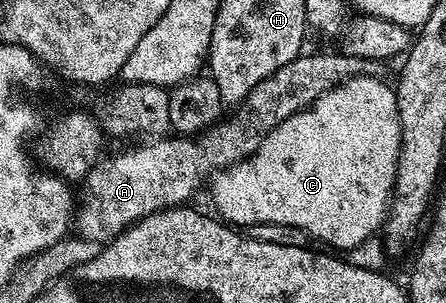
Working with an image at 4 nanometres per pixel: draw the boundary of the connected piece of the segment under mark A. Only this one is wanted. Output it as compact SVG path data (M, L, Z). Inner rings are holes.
M343 50L306 55L298 55L288 62L288 66L280 66L276 74L264 78L264 82L249 92L241 107L231 111L234 113L230 120L219 119L218 123L193 138L186 134L174 134L169 138L143 143L146 144L143 148L118 152L110 161L107 159L101 166L93 168L86 175L86 193L80 196L76 208L77 235L105 245L115 236L121 236L124 229L131 228L136 221L166 208L185 205L189 201L186 199L201 186L205 176L213 177L223 168L252 155L267 134L280 126L280 122L309 108L316 98L328 94L328 90L340 86L353 76L383 75L383 61L349 56Z

